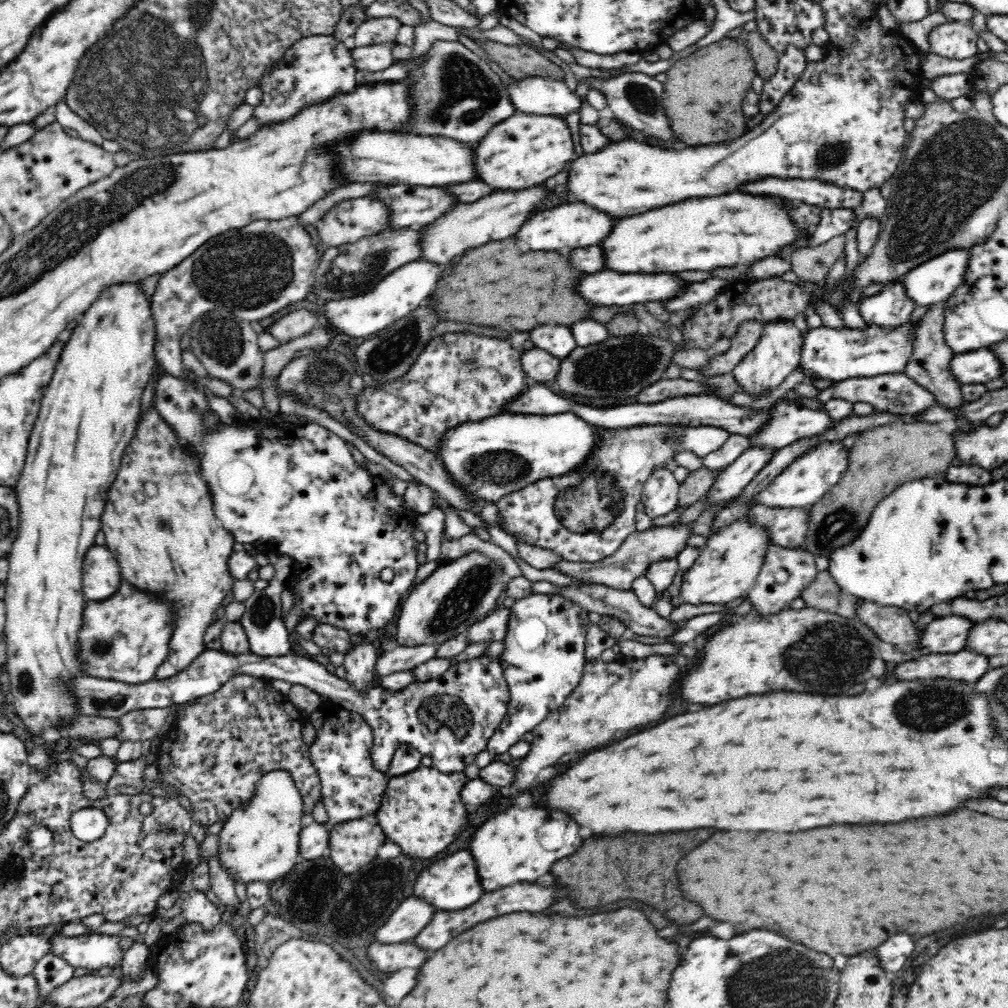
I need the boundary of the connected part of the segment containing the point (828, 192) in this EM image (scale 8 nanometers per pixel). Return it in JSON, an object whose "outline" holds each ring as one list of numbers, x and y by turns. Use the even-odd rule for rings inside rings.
{"outline":[[768,177,746,184,742,192,748,194,770,194,794,200,798,204,818,206,822,209,850,209,856,211,864,202,863,193,818,180,782,179]]}

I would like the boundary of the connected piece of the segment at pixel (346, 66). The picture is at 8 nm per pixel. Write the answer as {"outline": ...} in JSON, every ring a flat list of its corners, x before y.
{"outline":[[330,34,304,37,288,48,282,60,264,75,263,82,259,84,263,99,254,107,253,115,261,125,286,122,308,104,318,104,330,96,355,89,357,82,354,76,357,71,351,50,342,40]]}

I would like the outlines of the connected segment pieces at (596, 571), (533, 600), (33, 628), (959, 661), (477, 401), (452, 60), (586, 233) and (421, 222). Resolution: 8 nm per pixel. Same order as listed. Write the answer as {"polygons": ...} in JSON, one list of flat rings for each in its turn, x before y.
{"polygons":[[[690,523,676,524,675,526,650,526,644,531,633,532,618,547,618,550,596,562,576,562,563,560,554,566,562,574,574,576,584,582,595,582,618,590,631,590,630,586,636,578,645,576,648,567,655,562,667,558,677,558,678,554,686,548,688,540,694,535]],[[533,592,525,598,518,599,511,607,504,639,505,648,501,654,504,676,508,681,511,697,506,716,487,745,487,751,493,756,506,758,511,746,523,741,526,732,534,730,552,711,560,709,564,700,577,688,587,663,584,657,584,642,586,642,586,628,591,624,588,613,585,608,561,594]],[[120,282,102,289,79,316,43,392,26,460,14,487,20,520,18,536,7,556,9,571,3,598,4,670,16,713,32,740,42,738,47,730,59,731,82,716,74,680,78,675,84,675,78,637,87,603,83,591,83,561,88,549,95,546,106,492,116,478,124,449,132,442,141,413,142,393,157,362,157,328,150,302,150,296,138,282]],[[968,648,957,653,922,655,916,661,898,664,893,680,896,682,946,678,977,683,980,677,990,670,988,659,988,656]],[[446,332,432,338,425,346,420,356,412,362,400,378,396,380,374,380,373,384,365,385,354,396,354,407,364,421,384,434,402,437,426,451,436,453,441,451,441,442,445,432,464,423,476,422,500,413,511,412,511,404,533,382,521,363,521,354,514,350,508,340,488,336,478,336,464,332]],[[437,40,429,57,406,80,414,82,414,116,410,133,450,136,460,142,480,142,495,124,517,112,498,74,459,41]],[[582,202,576,204,564,204,546,212,538,212,530,216,524,224,524,228,516,234,520,242,528,244,530,250,560,250,560,248,586,248,596,246,606,238,614,228,614,222,608,214,590,208]],[[410,184,387,185,373,196,392,211,392,226,390,229,400,228,424,228,432,226,436,220,444,218,448,212,452,212,459,205,458,199,447,188,438,186,420,186]]]}

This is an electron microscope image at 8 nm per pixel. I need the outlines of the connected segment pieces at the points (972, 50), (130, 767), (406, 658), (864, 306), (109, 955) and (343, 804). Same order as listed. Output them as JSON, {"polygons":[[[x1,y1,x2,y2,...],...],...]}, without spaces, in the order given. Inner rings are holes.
{"polygons":[[[946,19,929,33,930,53,958,60,978,53,978,27,972,21]],[[149,753,147,756,141,755,135,760,118,762,112,778,107,784,107,789,112,791,116,786,126,785,133,786,141,793,147,793,144,783,144,770,156,762,155,754]],[[420,644,420,646,400,646,379,656,376,661,375,675,378,679,392,672,410,670,428,659,437,656,438,644]],[[902,279,884,285,878,293,861,299,859,311,870,324,896,327,910,320,917,304,907,295]],[[60,929,51,930,50,952,66,960,79,971,96,972,102,966,120,966,123,962,120,937,86,932,78,936,63,935]],[[323,702,317,710,308,712,309,721,315,729,314,742,308,751,312,765,320,779,321,801,328,813,327,825,332,827,348,820,375,819,380,808,388,781,408,775,421,765,420,751,410,744,400,745,394,753,388,770,382,773,372,767,370,759,373,748,373,730,358,712,344,709,334,702]]]}

